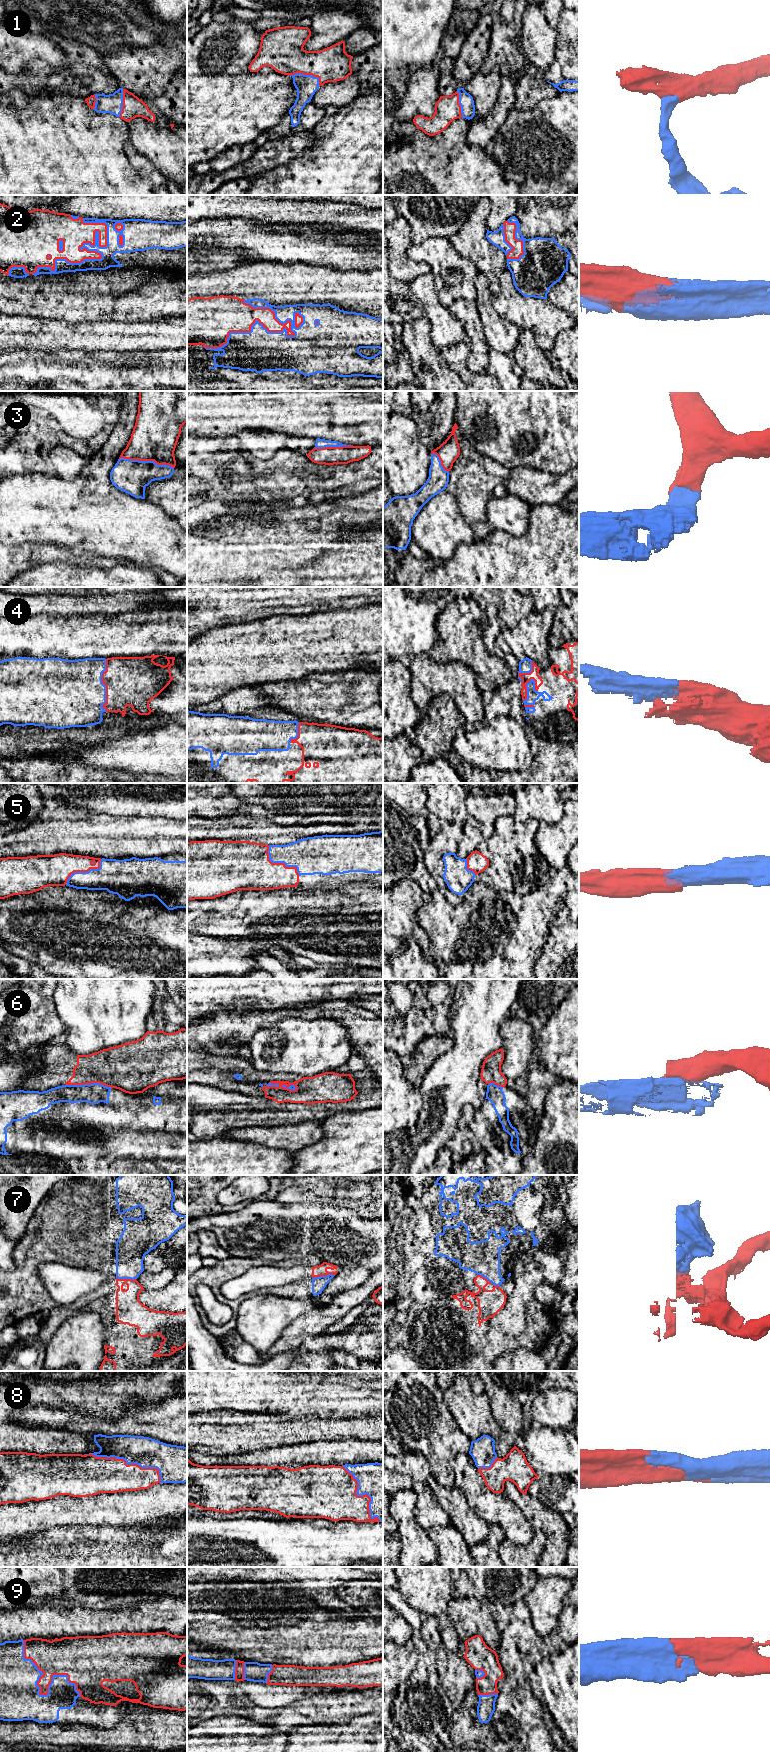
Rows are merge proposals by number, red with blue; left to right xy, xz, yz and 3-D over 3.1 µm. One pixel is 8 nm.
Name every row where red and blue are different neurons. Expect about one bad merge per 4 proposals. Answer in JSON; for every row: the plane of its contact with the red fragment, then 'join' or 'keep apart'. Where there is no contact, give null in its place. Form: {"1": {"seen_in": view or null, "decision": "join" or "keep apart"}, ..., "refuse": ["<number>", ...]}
{"1": {"seen_in": "xz", "decision": "join"}, "2": {"seen_in": "xy", "decision": "join"}, "3": {"seen_in": "xy", "decision": "join"}, "4": {"seen_in": "xy", "decision": "join"}, "5": {"seen_in": "xz", "decision": "join"}, "6": {"seen_in": "xy", "decision": "keep apart"}, "7": {"seen_in": "xz", "decision": "keep apart"}, "8": {"seen_in": "xy", "decision": "join"}, "9": {"seen_in": "xy", "decision": "join"}, "refuse": ["6", "7"]}

